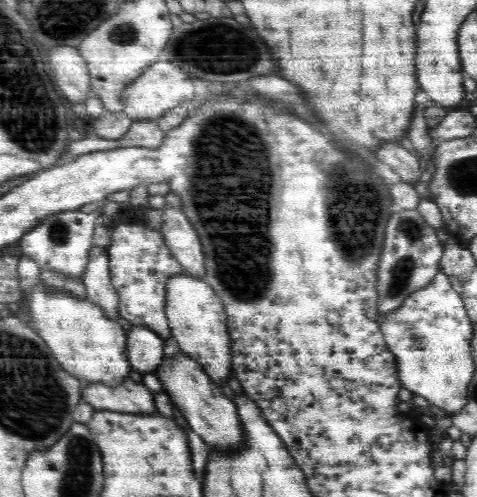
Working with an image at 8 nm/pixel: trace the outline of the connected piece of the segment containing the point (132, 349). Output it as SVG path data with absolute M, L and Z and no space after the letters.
M132 323L127 331L127 355L133 370L153 374L163 364L164 341L148 327Z

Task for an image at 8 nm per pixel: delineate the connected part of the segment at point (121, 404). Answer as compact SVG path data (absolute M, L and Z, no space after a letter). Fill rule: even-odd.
M130 377L120 380L120 384L86 384L81 388L82 401L90 404L96 411L104 410L130 413L152 414L158 412L154 405L153 392L143 383Z

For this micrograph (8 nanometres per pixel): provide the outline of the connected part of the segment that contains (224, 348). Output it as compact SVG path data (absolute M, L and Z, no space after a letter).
M186 273L173 275L167 285L167 313L172 336L181 352L195 360L216 384L228 384L232 374L232 349L223 302L206 282Z

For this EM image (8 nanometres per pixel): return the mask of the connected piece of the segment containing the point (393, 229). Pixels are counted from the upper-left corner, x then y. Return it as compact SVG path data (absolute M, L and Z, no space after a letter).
M418 210L392 212L386 226L386 240L382 246L380 264L377 264L377 312L379 320L404 304L412 292L428 286L440 271L440 261L444 245L438 240L434 230Z

